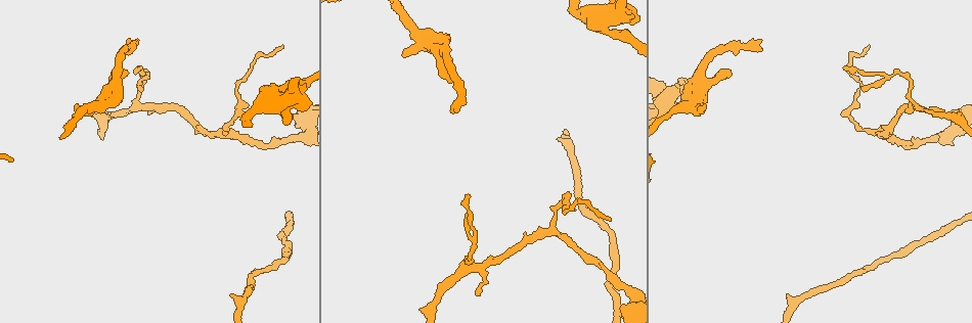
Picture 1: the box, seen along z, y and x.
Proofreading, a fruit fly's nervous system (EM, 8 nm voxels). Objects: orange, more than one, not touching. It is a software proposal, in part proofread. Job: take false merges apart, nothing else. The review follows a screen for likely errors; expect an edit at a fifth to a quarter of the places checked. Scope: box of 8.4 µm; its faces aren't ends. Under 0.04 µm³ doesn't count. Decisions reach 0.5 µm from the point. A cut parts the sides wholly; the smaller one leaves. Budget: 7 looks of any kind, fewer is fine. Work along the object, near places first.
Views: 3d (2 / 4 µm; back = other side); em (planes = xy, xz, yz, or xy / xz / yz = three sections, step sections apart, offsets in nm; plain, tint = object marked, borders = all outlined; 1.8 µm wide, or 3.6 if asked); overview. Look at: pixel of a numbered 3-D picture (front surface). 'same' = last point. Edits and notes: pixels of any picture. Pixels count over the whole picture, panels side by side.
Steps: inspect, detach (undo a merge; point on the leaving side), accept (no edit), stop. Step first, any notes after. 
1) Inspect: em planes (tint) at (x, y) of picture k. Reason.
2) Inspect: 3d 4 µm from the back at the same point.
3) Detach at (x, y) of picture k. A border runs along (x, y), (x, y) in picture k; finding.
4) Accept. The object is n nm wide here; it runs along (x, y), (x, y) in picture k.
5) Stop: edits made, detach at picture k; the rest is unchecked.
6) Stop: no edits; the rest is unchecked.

Inspect: 3d 4 µm at (273, 102) of picture 1. Sharp bend.

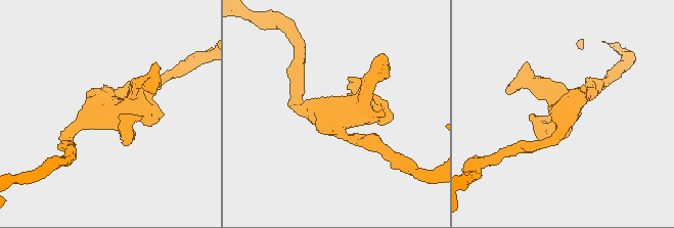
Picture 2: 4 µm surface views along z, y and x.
Inspect: em xy step 4 (tint) at (567, 109) of picture 2. Shape alone is not enough.

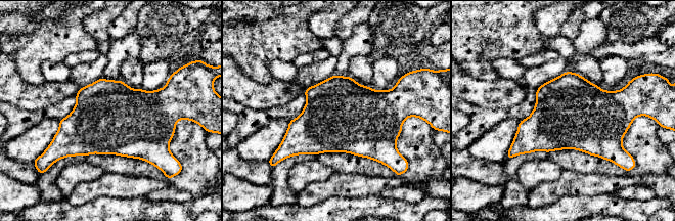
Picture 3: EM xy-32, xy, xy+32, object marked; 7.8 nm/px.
Inspect: em planes (tint) at the same point. Cut it another way.

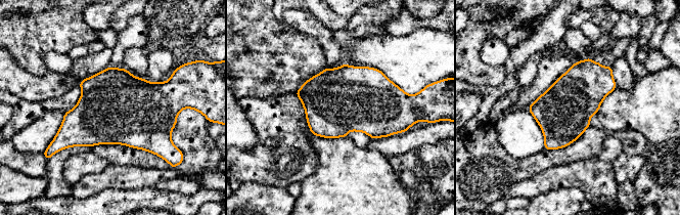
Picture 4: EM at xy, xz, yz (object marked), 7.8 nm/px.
Accept. Continuous, no second neuron.

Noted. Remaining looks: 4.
Inspect: em planes (tint) at (695, 98) of picture 1. Branch point.

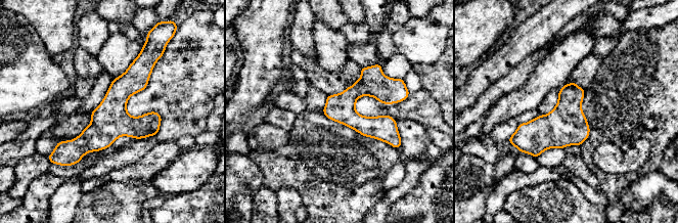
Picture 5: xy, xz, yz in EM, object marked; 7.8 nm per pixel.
Accept. It runs along (142, 57), (76, 160) in picture 5; all the same neuron.

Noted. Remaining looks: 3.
Inspect: 3d 2 µm at (459, 280) of picture 1.

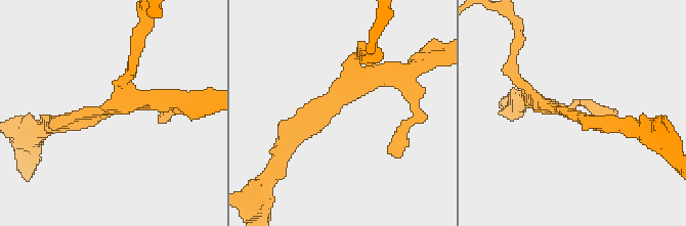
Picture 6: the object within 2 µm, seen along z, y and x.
Inspect: em planes (borders) at (565, 108) of picture 6.

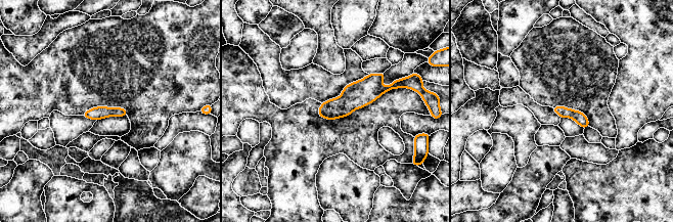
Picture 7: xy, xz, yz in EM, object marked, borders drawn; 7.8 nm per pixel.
Accept. Continuous, no second neuron.

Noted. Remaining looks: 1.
Stop: no edits; the rest is unchecked.

